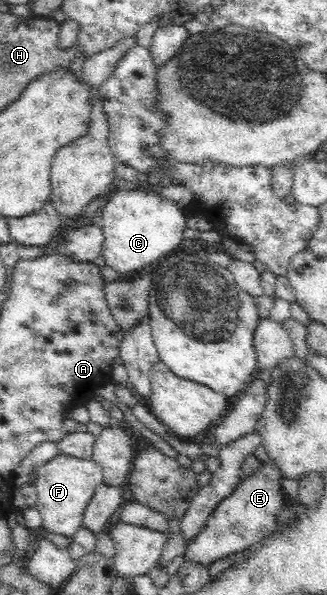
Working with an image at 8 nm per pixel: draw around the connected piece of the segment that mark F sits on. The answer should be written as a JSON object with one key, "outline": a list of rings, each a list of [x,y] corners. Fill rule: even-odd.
{"outline":[[[60,453],[35,469],[37,480],[34,484],[38,496],[33,505],[41,513],[42,529],[73,539],[73,535],[83,524],[85,508],[94,497],[98,483],[103,479],[101,467],[92,460],[79,460]]]}

